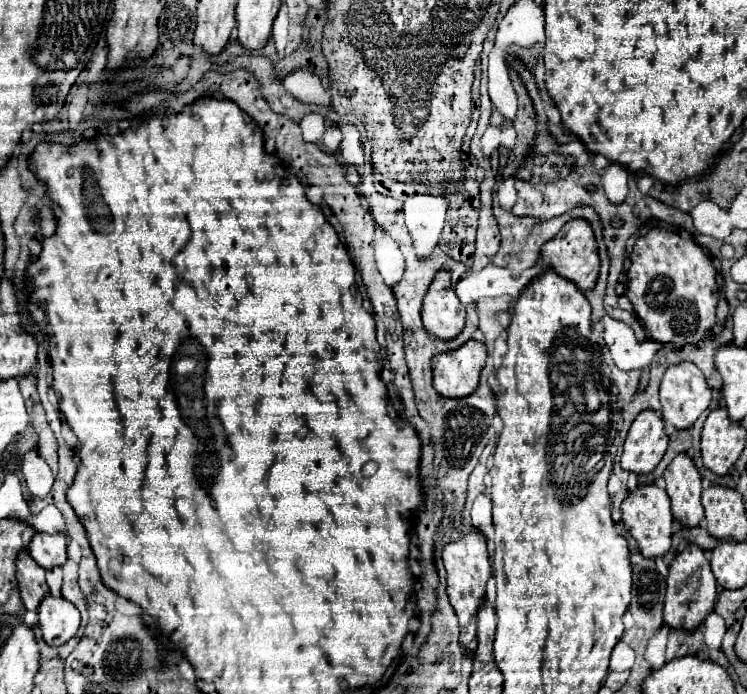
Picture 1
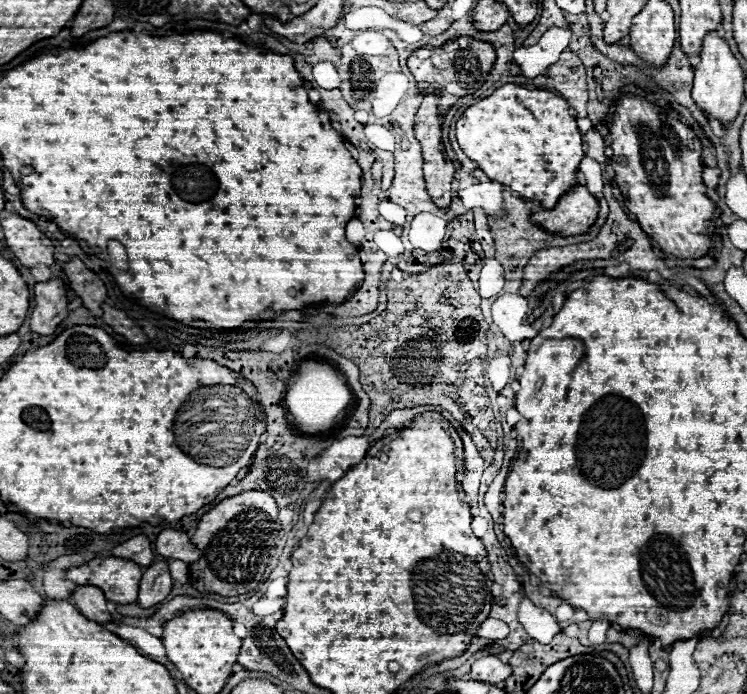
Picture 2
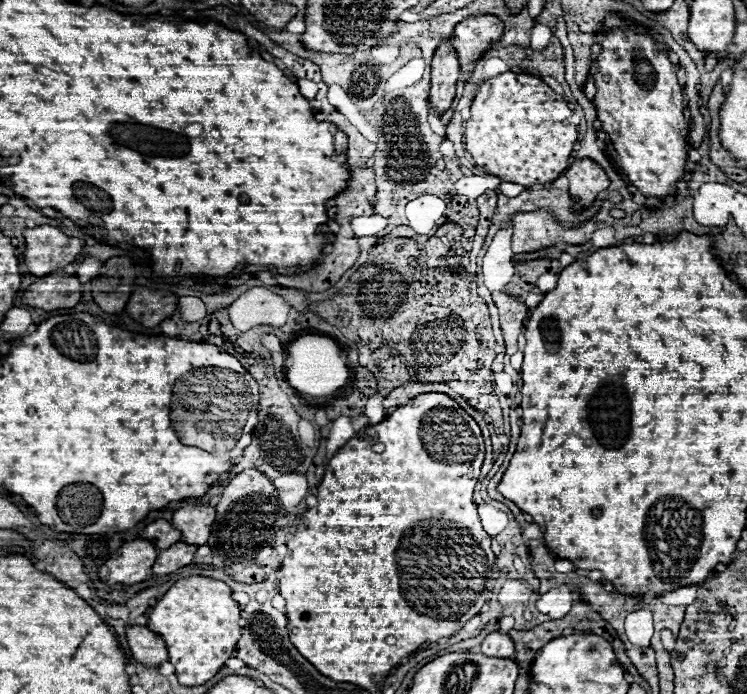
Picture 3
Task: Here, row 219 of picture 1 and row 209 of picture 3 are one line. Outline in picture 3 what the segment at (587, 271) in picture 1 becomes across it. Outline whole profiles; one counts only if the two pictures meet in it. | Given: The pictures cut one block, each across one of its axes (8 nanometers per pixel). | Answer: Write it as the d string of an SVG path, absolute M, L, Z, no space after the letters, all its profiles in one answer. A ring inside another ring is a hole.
M582 158L576 164L570 164L566 176L570 180L570 196L576 210L590 206L596 200L598 192L610 186L606 172L590 158Z

